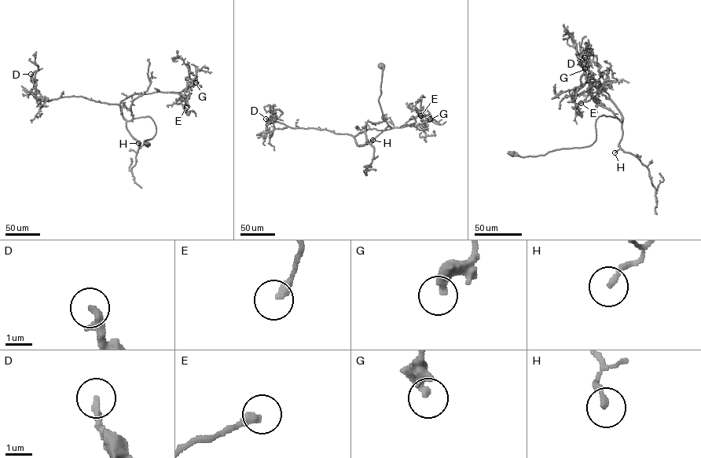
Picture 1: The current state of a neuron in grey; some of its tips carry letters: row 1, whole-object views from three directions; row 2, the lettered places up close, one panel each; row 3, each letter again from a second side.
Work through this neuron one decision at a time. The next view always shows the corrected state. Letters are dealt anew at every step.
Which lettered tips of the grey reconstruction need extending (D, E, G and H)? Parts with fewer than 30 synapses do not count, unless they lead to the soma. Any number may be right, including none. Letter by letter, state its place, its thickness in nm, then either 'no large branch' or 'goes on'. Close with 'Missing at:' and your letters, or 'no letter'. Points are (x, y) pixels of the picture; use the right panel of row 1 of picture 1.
D: (585, 57) | 280 nm | goes on
E: (581, 103) | 320 nm | no large branch
G: (585, 68) | 320 nm | no large branch
H: (614, 152) | 200 nm | no large branch
Missing at: D

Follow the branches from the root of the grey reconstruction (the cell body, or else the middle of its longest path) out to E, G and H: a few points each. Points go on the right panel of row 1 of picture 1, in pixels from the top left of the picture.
E: (512, 154), (536, 156), (589, 146), (599, 117), (622, 120), (599, 81), (578, 87), (575, 108), (581, 103)
G: (512, 154), (536, 156), (589, 146), (599, 117), (622, 120), (601, 83), (592, 82), (586, 60), (585, 68)
H: (512, 154), (536, 156), (589, 146), (596, 140), (596, 120), (603, 115), (622, 122), (620, 148), (614, 152)

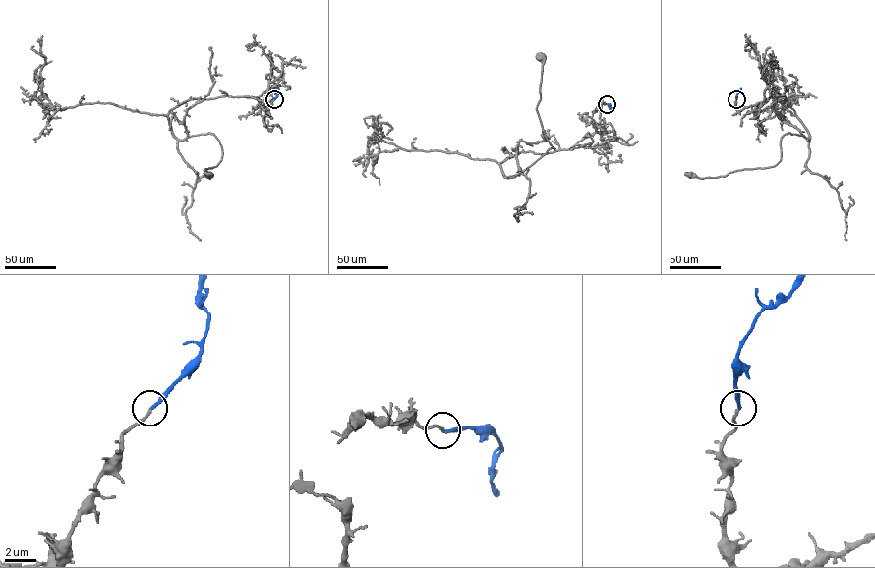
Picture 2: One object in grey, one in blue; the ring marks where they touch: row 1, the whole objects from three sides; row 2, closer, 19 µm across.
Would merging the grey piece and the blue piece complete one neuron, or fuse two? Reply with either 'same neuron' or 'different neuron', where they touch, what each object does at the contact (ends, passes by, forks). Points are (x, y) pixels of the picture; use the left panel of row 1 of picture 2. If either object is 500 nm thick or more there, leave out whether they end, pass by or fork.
same neuron; place (274, 99); grey ends; blue ends

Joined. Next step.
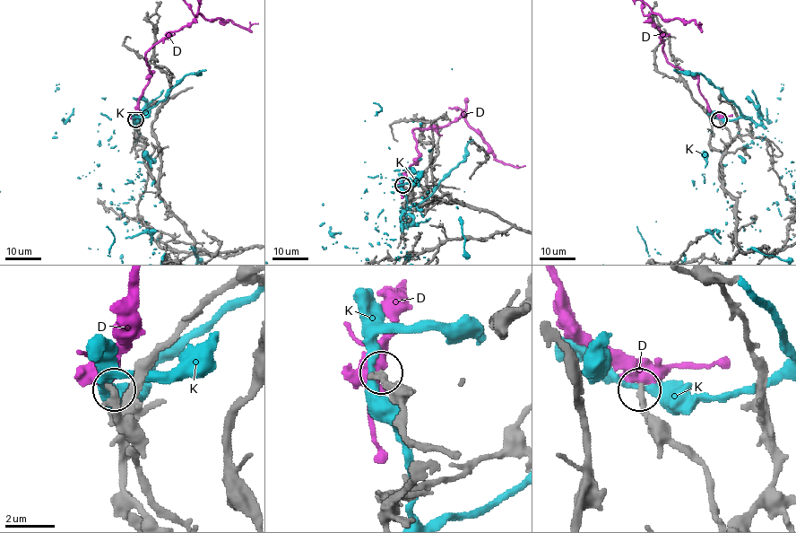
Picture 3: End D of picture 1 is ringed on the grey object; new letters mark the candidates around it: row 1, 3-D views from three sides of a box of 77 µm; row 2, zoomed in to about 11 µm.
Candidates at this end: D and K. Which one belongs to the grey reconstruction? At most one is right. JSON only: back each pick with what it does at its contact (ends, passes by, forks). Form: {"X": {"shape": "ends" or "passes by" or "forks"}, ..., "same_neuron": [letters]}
{"same_neuron": []}

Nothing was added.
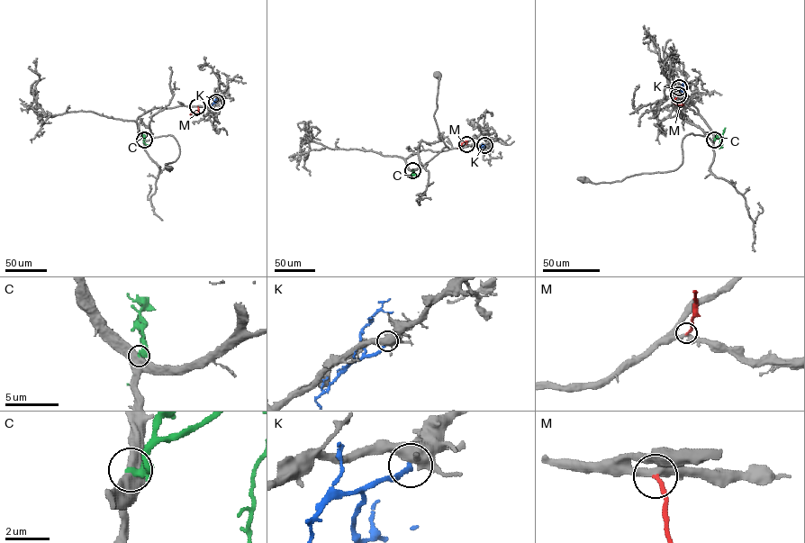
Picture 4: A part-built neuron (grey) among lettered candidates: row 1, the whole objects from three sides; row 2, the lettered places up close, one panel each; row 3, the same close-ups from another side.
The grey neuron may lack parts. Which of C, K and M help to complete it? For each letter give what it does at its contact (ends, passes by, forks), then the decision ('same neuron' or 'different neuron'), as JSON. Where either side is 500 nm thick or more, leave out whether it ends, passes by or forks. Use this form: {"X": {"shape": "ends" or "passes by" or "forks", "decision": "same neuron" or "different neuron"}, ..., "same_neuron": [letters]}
{"C": {"decision": "different neuron"}, "K": {"shape": "ends", "decision": "different neuron"}, "M": {"shape": "ends", "decision": "same neuron"}, "same_neuron": ["M"]}

